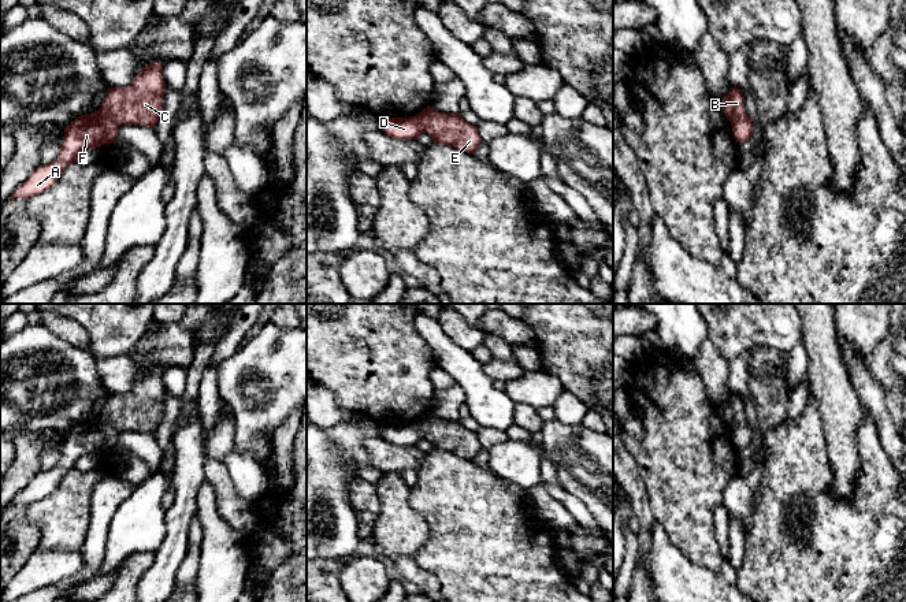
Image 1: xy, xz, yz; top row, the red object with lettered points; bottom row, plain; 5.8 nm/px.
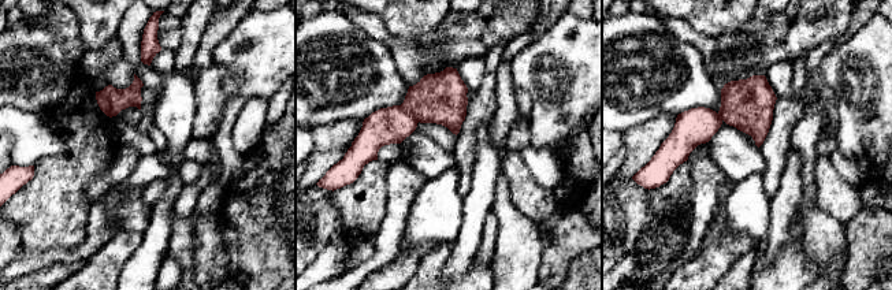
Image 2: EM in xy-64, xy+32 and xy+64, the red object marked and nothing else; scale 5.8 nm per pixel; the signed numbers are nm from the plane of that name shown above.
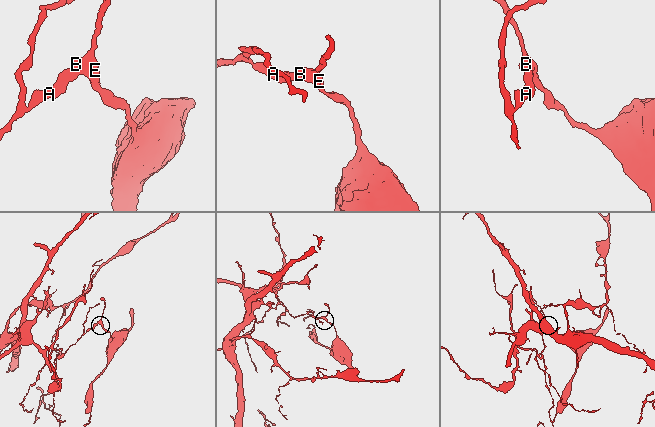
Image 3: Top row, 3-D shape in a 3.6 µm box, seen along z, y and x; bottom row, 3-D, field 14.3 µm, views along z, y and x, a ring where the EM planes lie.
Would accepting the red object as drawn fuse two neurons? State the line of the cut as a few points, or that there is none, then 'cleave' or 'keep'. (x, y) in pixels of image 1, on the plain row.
cut xy (99, 416), (119, 430); cleave

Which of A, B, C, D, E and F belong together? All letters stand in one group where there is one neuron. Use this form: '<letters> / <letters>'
A D F / B C E

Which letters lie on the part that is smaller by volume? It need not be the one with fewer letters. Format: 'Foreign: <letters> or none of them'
Foreign: B, C, E

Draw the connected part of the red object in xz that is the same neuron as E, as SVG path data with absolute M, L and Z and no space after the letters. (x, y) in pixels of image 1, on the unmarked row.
M427 413L416 423L423 439L427 439L437 450L454 453L468 460L474 460L483 450L478 432L465 428L460 419L445 420Z

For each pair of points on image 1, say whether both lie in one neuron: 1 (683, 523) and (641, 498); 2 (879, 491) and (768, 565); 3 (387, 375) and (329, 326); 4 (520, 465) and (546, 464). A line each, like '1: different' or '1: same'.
1: different
2: same
3: same
4: different

